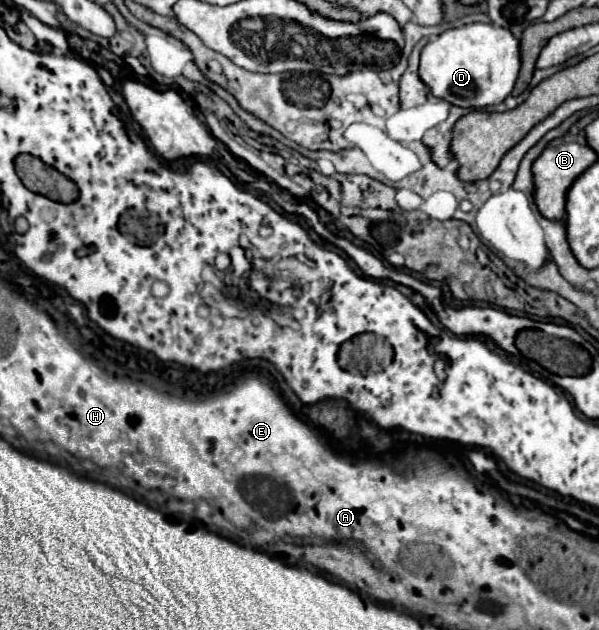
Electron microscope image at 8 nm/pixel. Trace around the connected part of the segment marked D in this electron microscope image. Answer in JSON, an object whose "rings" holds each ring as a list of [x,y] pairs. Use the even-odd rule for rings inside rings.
{"rings":[[[471,22],[445,30],[421,52],[419,76],[427,88],[461,108],[485,108],[501,104],[513,90],[521,70],[521,42],[509,28]]]}

